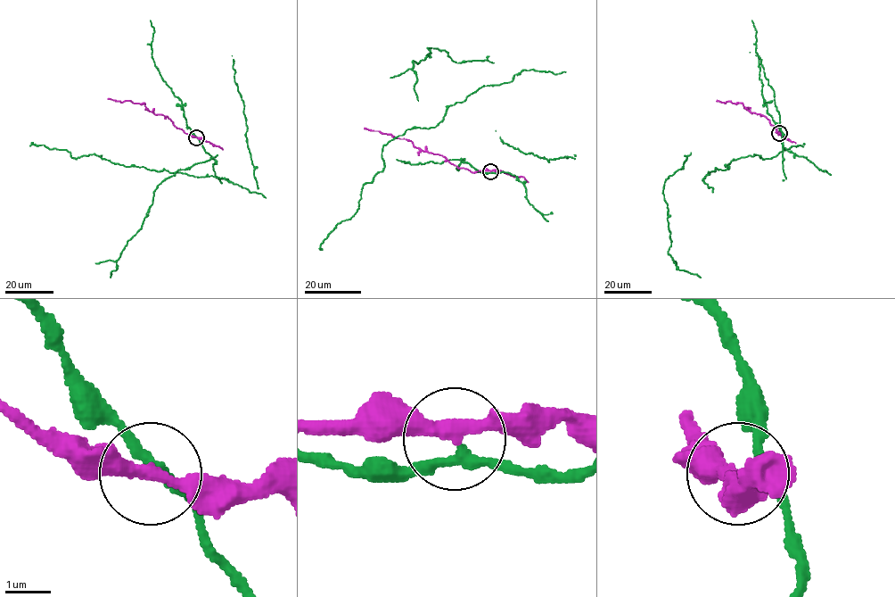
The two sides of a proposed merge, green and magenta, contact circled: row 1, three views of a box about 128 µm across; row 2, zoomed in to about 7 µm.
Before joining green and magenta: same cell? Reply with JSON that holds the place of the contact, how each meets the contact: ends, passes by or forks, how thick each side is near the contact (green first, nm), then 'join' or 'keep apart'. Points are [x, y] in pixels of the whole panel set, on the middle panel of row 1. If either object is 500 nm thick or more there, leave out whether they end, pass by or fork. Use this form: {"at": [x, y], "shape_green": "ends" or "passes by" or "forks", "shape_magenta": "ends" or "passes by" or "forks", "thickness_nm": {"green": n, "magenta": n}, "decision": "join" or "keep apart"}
{"at": [490, 171], "shape_green": "passes by", "shape_magenta": "passes by", "thickness_nm": {"green": 200, "magenta": 300}, "decision": "keep apart"}

